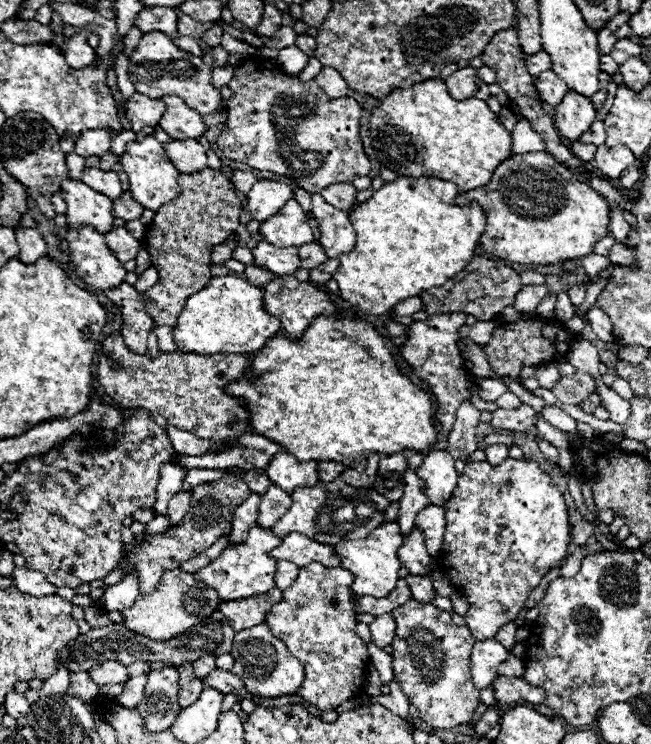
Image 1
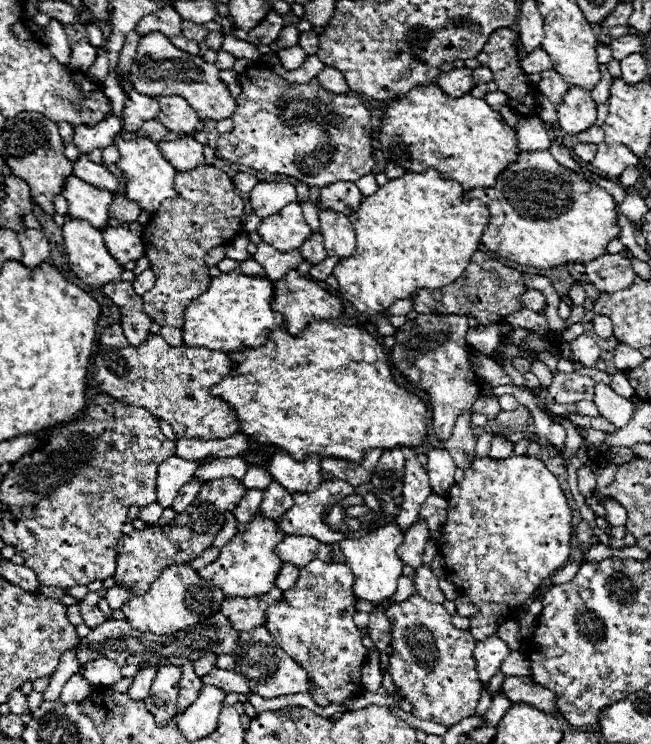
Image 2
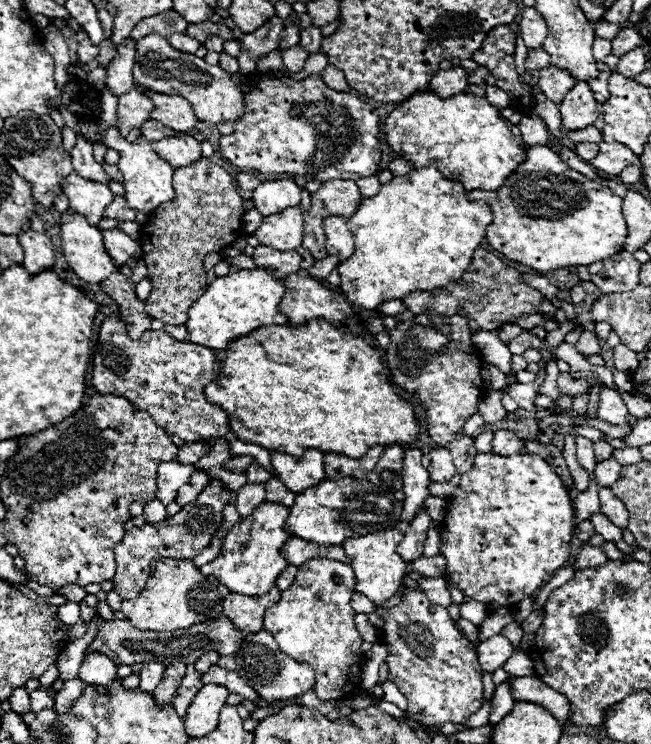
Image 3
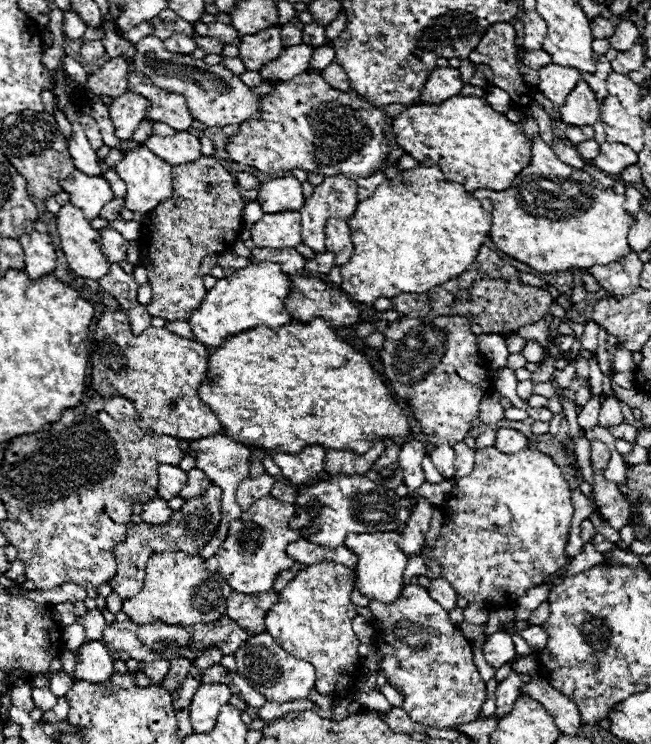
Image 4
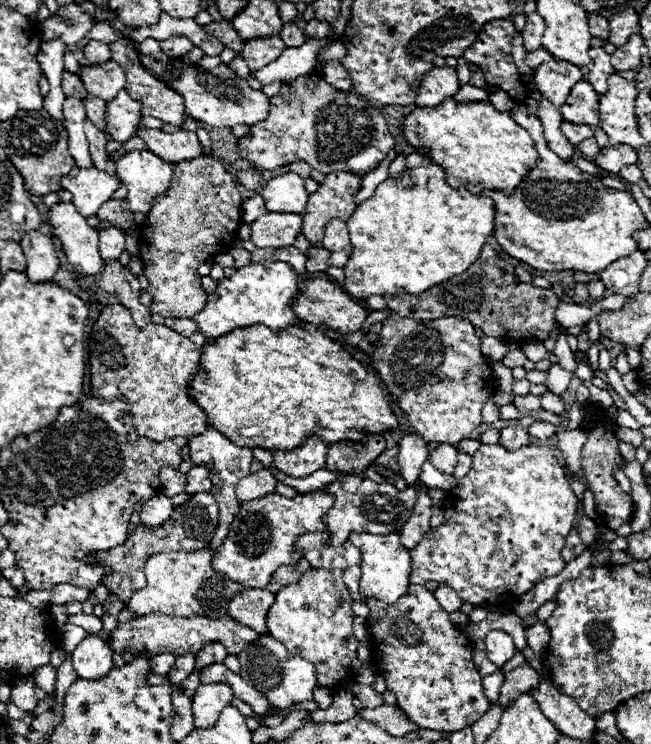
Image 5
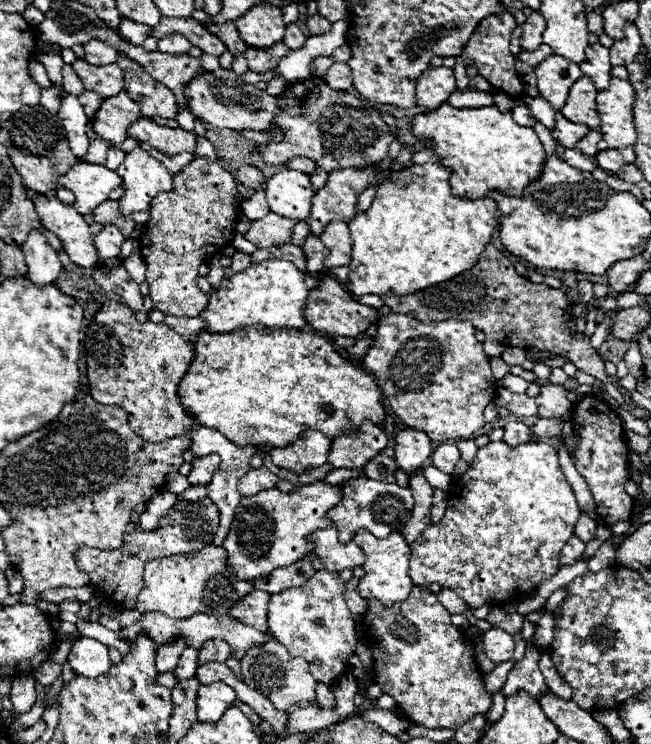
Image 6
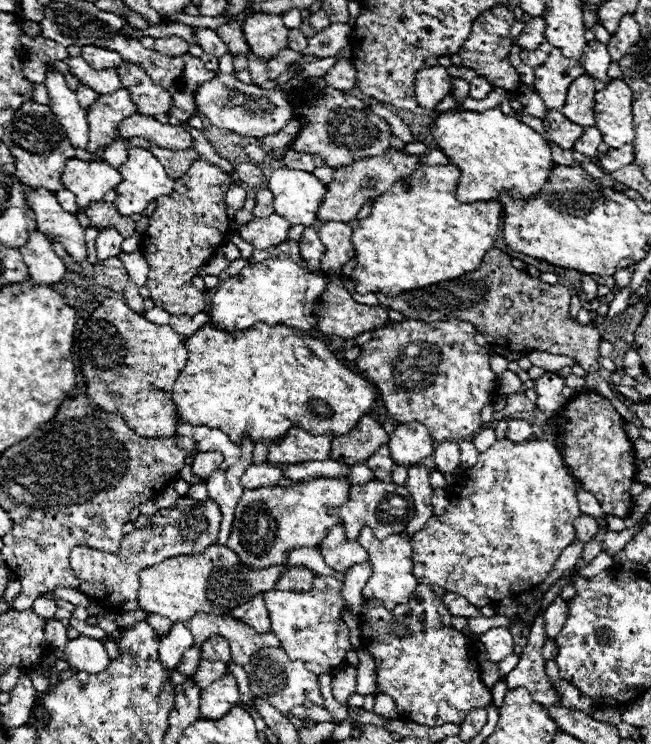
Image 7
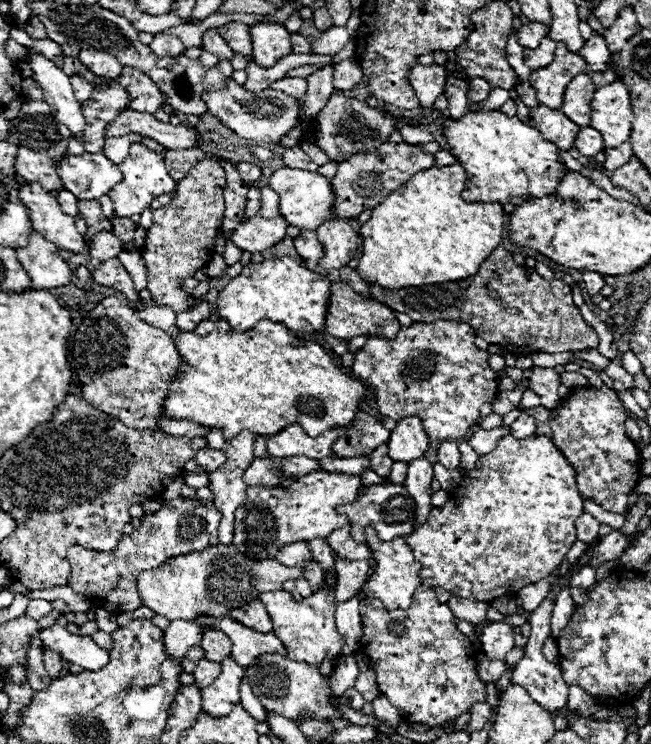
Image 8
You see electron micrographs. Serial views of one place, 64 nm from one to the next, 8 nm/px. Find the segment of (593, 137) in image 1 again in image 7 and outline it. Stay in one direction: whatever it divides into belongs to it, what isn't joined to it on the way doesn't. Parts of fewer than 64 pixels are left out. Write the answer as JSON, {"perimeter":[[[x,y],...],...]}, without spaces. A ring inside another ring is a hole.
{"perimeter":[[[550,110],[548,118],[544,120],[544,128],[550,132],[550,140],[558,144],[562,150],[572,150],[576,140],[582,136],[584,128],[570,122],[564,114]]]}

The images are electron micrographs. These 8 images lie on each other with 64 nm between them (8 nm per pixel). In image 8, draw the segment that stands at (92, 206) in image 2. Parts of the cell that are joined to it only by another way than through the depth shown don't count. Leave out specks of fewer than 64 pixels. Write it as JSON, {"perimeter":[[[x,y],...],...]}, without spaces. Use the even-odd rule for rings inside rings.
{"perimeter":[[[102,152],[66,156],[58,166],[58,176],[64,182],[64,188],[70,190],[78,200],[98,200],[118,182],[122,182],[120,168]]]}

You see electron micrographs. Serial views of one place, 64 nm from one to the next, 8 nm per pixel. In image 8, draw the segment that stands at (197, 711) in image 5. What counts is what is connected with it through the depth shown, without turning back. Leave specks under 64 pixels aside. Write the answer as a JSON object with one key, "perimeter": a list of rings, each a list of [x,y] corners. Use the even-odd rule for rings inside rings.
{"perimeter":[[[232,658],[222,662],[220,676],[202,690],[202,712],[220,718],[234,710],[240,700],[240,678],[244,676],[244,668],[236,664]]]}

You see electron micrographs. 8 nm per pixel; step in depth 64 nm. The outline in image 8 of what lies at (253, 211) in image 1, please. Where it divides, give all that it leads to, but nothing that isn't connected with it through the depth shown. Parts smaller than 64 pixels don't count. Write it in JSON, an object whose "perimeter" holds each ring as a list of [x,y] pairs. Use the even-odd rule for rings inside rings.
{"perimeter":[[[284,166],[270,176],[270,188],[278,194],[280,214],[288,220],[290,226],[296,226],[302,230],[316,230],[318,224],[324,224],[326,220],[334,218],[330,212],[330,206],[332,206],[330,180],[326,180],[318,172],[308,172],[308,170]]]}

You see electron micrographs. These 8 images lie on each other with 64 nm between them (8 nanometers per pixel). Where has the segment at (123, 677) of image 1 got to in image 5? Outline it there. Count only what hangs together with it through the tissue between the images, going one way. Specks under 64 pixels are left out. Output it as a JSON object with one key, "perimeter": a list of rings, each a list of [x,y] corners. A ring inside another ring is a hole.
{"perimeter":[[[86,636],[70,654],[70,662],[78,678],[84,680],[100,680],[110,674],[112,666],[112,650],[108,644],[96,636]]]}

